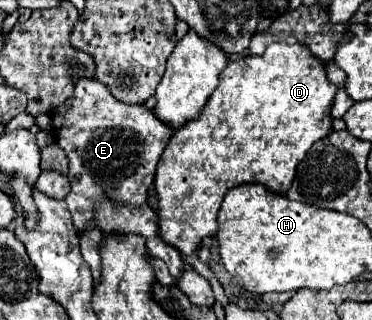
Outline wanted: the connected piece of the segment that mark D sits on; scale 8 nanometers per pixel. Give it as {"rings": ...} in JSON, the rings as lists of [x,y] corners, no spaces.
{"rings":[[[272,43],[266,53],[262,55],[246,55],[242,57],[240,61],[230,61],[224,71],[220,73],[220,81],[218,81],[218,87],[216,91],[212,93],[212,97],[208,99],[208,103],[204,105],[204,109],[200,111],[200,115],[196,119],[190,119],[188,123],[184,123],[180,127],[180,131],[176,131],[168,143],[168,147],[164,149],[162,153],[162,159],[156,167],[156,179],[154,179],[154,191],[156,191],[156,201],[158,201],[158,209],[156,209],[156,215],[158,215],[158,227],[160,227],[160,237],[164,239],[164,243],[176,247],[182,255],[194,255],[206,237],[214,237],[218,233],[218,211],[220,211],[220,205],[222,205],[222,199],[226,195],[228,189],[232,187],[238,187],[242,183],[262,183],[266,185],[268,189],[272,189],[274,193],[280,193],[284,195],[288,191],[288,187],[292,185],[292,179],[294,179],[294,171],[296,171],[296,165],[304,159],[306,151],[314,145],[314,141],[322,139],[324,135],[328,135],[332,131],[332,117],[330,117],[330,109],[332,109],[332,101],[334,101],[334,93],[336,93],[336,85],[332,85],[328,79],[326,79],[326,73],[324,73],[324,67],[320,63],[320,59],[316,55],[312,55],[306,47],[300,47],[300,45],[286,45],[286,43]]]}

